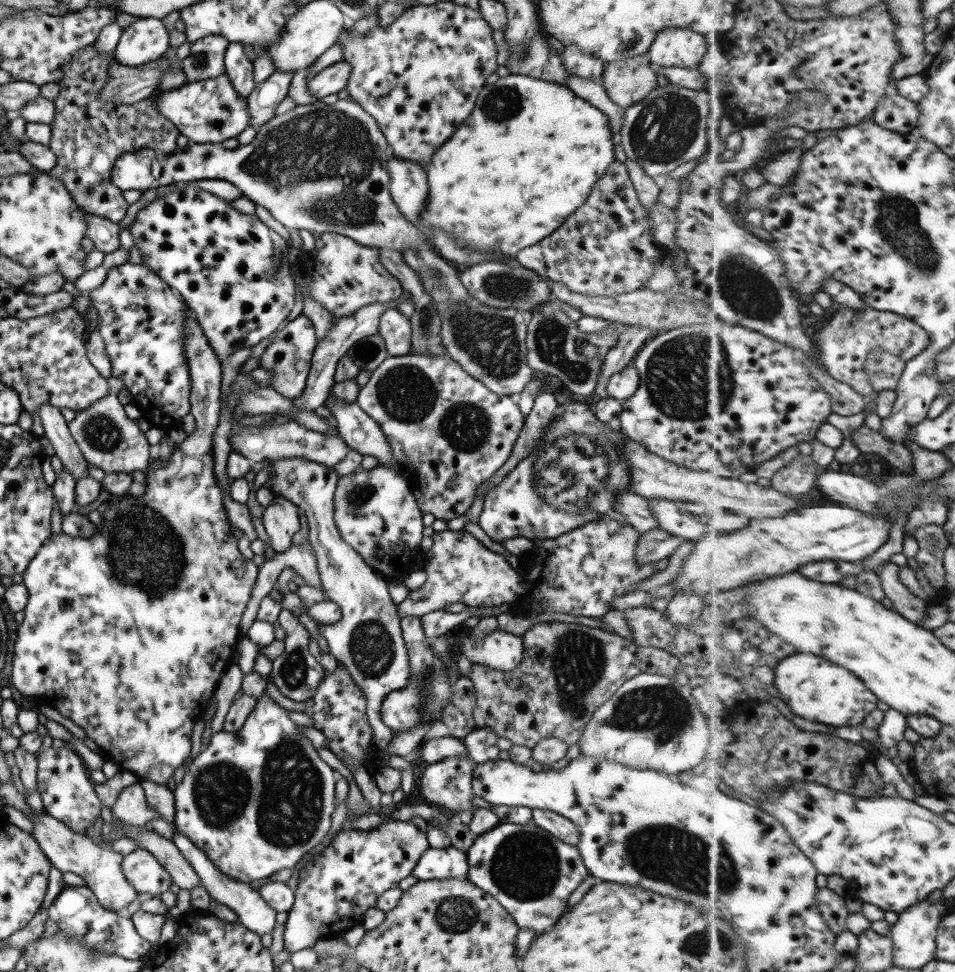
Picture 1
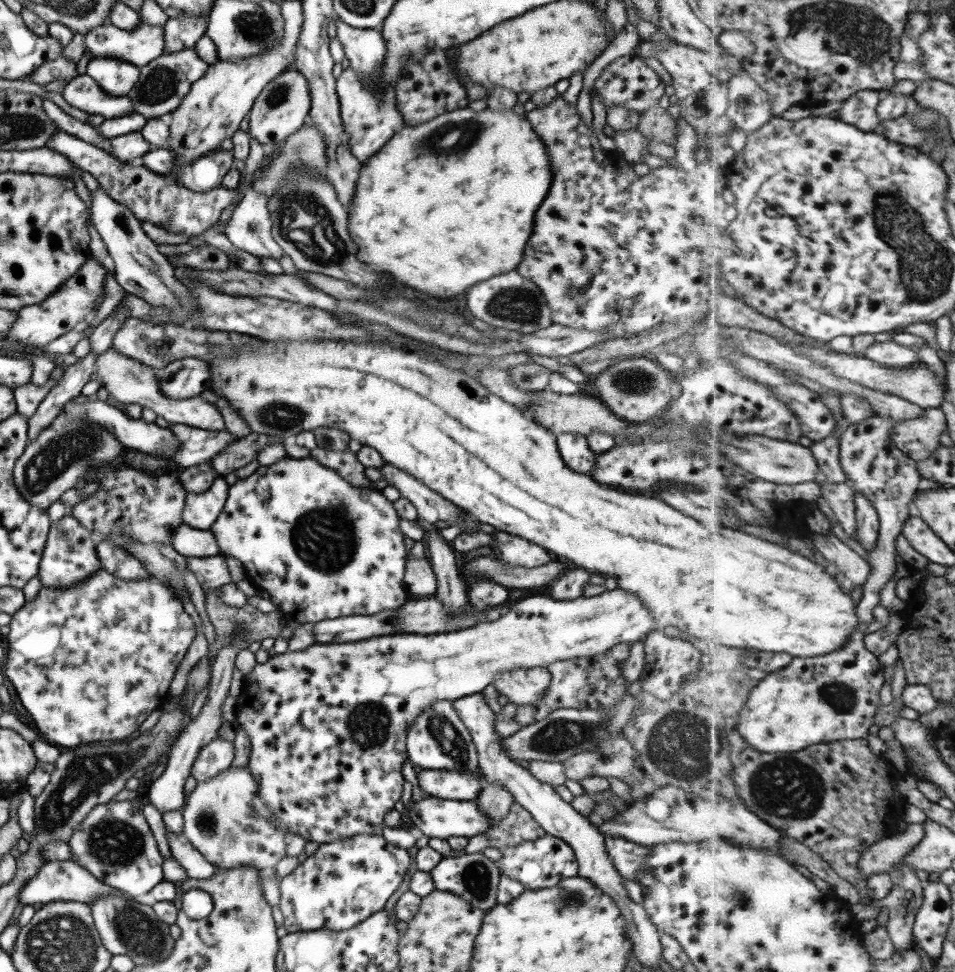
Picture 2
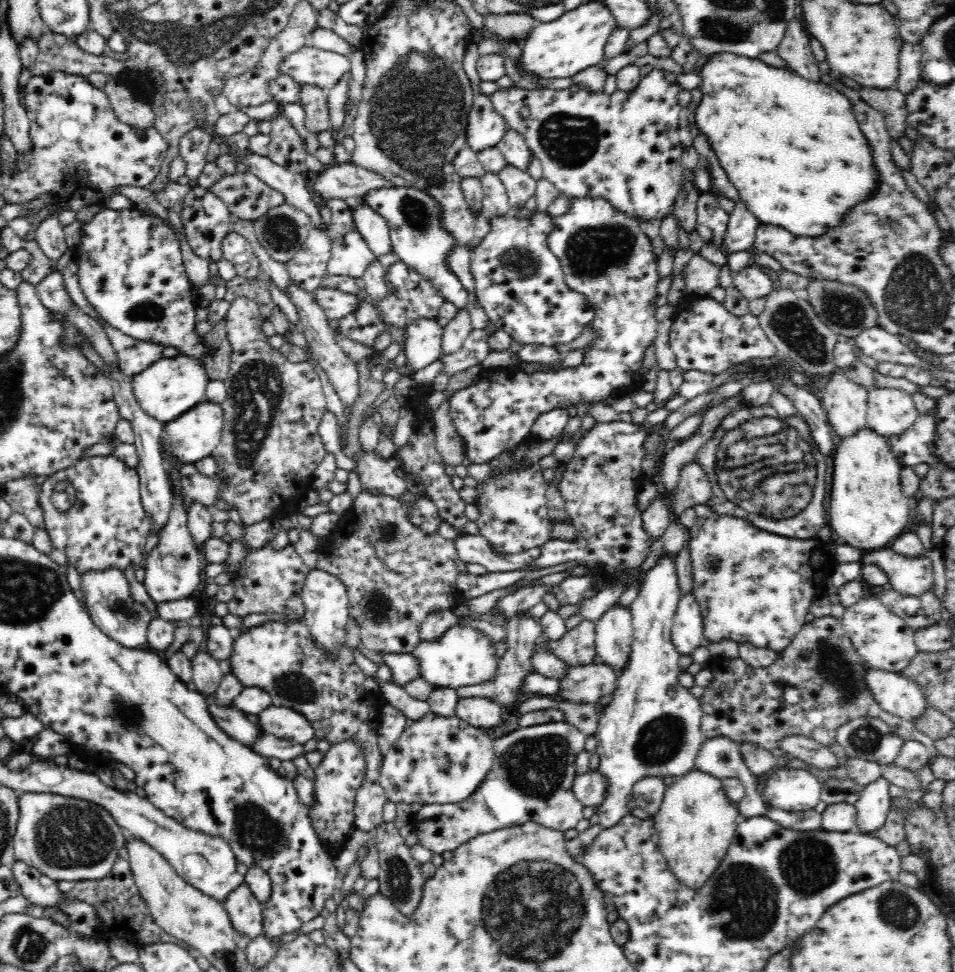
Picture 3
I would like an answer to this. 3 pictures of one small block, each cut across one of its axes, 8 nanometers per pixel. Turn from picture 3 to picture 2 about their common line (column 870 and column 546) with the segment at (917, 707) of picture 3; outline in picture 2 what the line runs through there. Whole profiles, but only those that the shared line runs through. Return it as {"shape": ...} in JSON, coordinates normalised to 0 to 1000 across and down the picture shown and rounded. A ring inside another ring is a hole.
{"shape":[[[541,687],[534,691],[525,691],[516,704],[523,714],[533,718],[533,722],[560,724],[564,722],[577,703],[577,693],[573,687]]]}

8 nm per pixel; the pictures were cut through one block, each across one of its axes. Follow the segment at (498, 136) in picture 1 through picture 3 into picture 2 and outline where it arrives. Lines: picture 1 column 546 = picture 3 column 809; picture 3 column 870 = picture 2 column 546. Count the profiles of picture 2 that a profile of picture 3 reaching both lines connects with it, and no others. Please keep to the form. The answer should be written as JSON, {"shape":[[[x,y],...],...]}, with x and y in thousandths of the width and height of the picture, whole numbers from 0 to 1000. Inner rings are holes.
{"shape":[[[488,109],[438,130],[424,129],[413,137],[394,158],[391,158],[386,165],[383,164],[382,168],[378,168],[379,175],[377,175],[368,208],[369,214],[363,224],[364,239],[377,255],[374,259],[375,269],[379,267],[387,274],[400,274],[398,276],[400,280],[410,282],[410,286],[421,290],[423,294],[429,294],[444,302],[461,305],[461,307],[484,302],[502,290],[542,276],[547,271],[553,245],[557,241],[559,218],[562,218],[566,208],[572,204],[579,184],[573,152],[566,142],[559,137],[551,118],[543,119],[538,112],[530,113],[530,116],[521,116],[512,111],[505,115],[496,115]]]}

